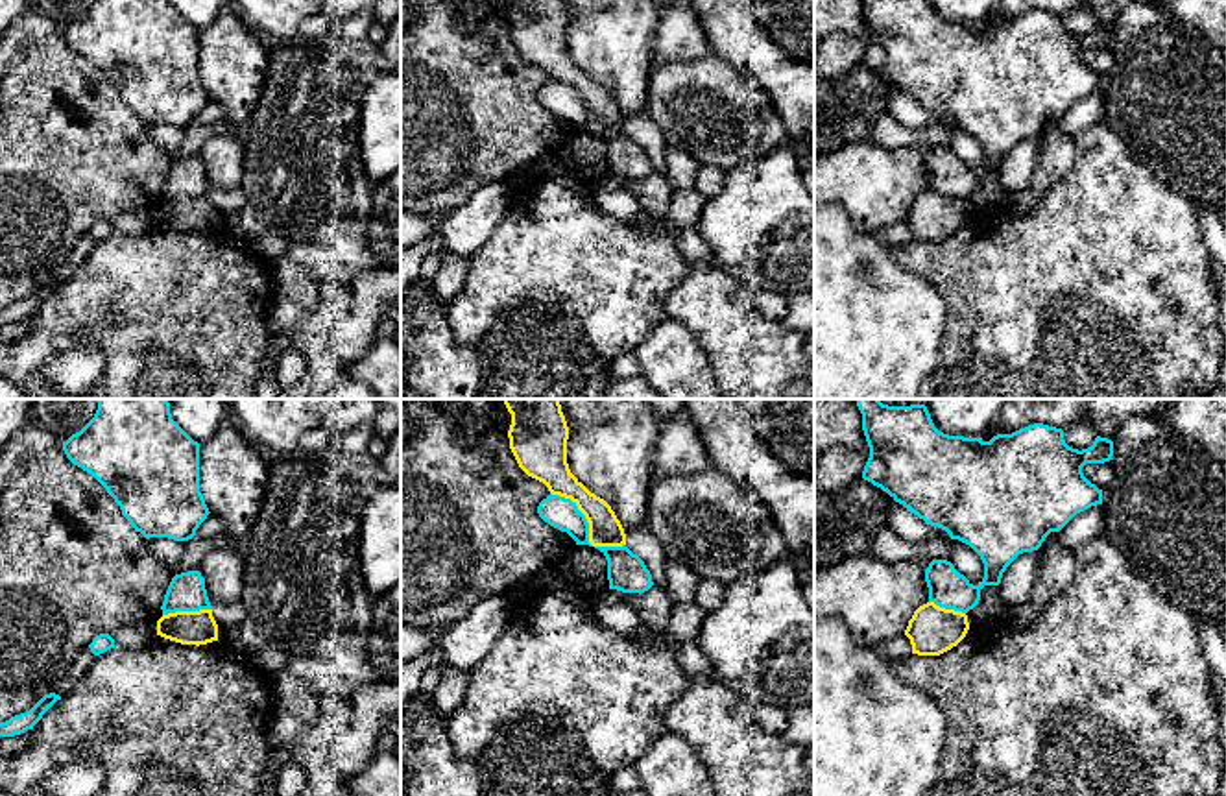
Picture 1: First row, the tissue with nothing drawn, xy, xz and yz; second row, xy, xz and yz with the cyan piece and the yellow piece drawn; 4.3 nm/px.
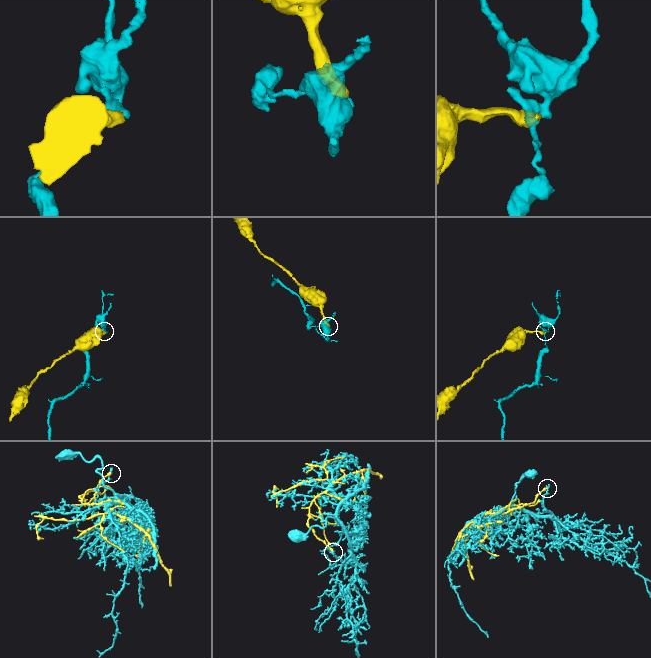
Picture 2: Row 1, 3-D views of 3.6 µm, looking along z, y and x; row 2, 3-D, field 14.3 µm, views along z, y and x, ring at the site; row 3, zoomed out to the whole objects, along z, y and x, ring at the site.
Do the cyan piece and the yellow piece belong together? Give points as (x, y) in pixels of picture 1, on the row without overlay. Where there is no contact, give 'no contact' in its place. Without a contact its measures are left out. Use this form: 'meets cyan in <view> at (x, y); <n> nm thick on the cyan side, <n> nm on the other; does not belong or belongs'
meets cyan in xz at (588, 115); 140 nm thick on the cyan side, 140 nm on the other; does not belong

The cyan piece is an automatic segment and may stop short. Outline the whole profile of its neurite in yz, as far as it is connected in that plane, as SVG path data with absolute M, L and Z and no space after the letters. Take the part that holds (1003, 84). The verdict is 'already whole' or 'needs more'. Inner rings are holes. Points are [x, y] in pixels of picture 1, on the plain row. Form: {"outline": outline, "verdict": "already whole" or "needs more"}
{"outline": "M862 0L862 17L870 33L862 65L980 142L984 164L979 172L947 146L932 146L925 155L929 188L962 199L979 190L984 172L1001 170L1019 140L1038 137L1051 118L1060 118L1076 100L1102 90L1102 76L1084 63L1082 54L1113 42L1108 24L1097 22L1091 33L1078 37L1065 30L1062 15L1043 9L984 28L940 18L931 0Z", "verdict": "already whole"}

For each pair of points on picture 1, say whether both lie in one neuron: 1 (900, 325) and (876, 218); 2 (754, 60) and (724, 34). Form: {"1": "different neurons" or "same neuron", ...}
{"1": "different neurons", "2": "same neuron"}

